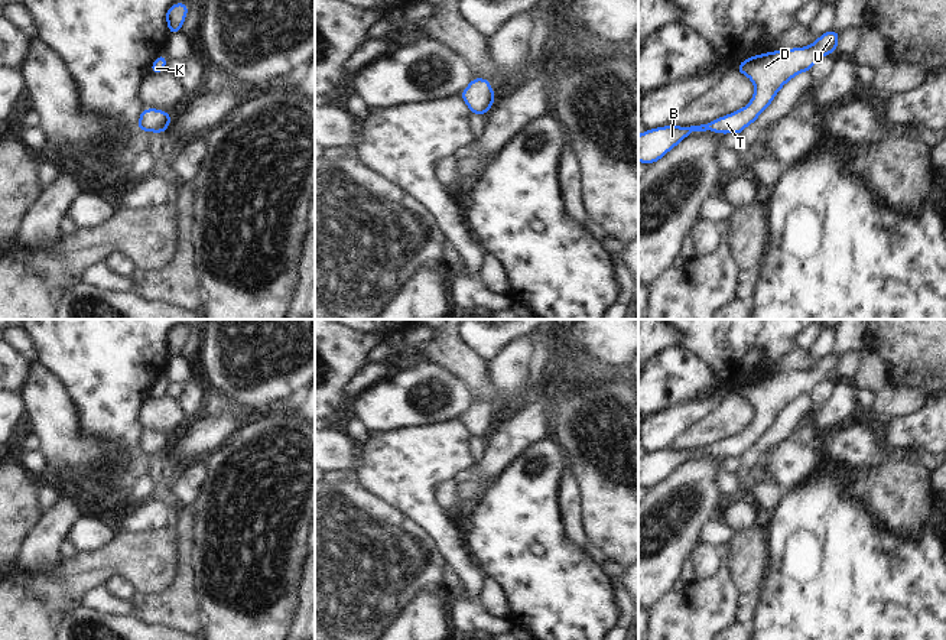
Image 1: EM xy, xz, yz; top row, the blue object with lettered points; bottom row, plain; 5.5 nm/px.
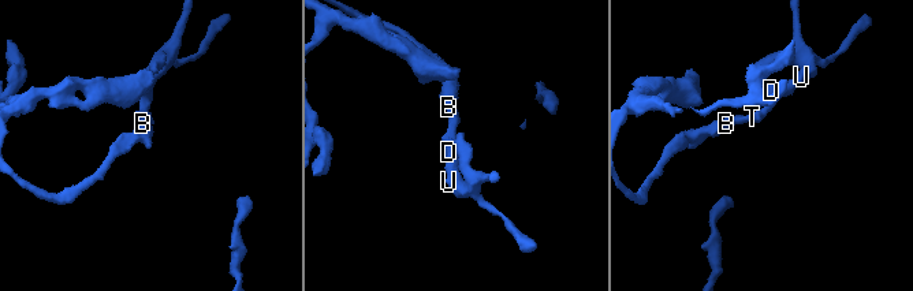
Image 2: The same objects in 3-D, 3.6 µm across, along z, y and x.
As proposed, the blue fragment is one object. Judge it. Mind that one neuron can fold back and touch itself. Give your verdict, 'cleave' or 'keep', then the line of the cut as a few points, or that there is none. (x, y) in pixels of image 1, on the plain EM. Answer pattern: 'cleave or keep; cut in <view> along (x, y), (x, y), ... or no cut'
keep; no cut

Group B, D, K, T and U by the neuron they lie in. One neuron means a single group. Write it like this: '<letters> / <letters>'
B D K T U

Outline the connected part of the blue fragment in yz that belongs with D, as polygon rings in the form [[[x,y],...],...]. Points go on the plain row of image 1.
[[[829,354],[810,370],[768,376],[742,384],[735,390],[735,394],[750,400],[755,409],[754,420],[748,429],[700,449],[667,449],[646,454],[638,459],[638,485],[650,488],[657,485],[692,455],[712,454],[721,458],[742,458],[745,449],[757,444],[789,403],[799,396],[809,396],[819,381],[836,374],[839,358],[841,355]]]

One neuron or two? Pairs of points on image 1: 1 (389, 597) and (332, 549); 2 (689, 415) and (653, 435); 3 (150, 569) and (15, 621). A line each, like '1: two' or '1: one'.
1: one
2: one
3: one

